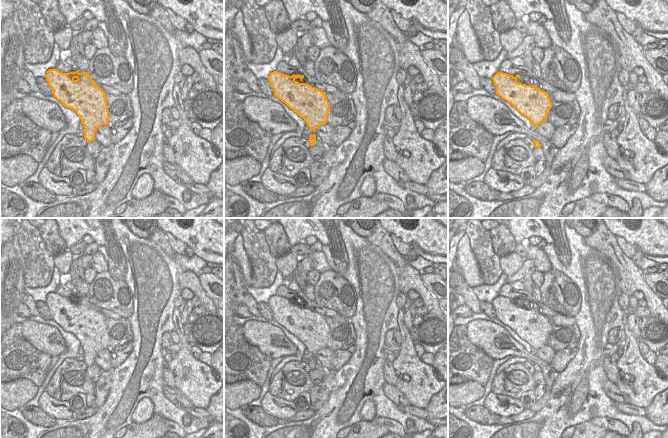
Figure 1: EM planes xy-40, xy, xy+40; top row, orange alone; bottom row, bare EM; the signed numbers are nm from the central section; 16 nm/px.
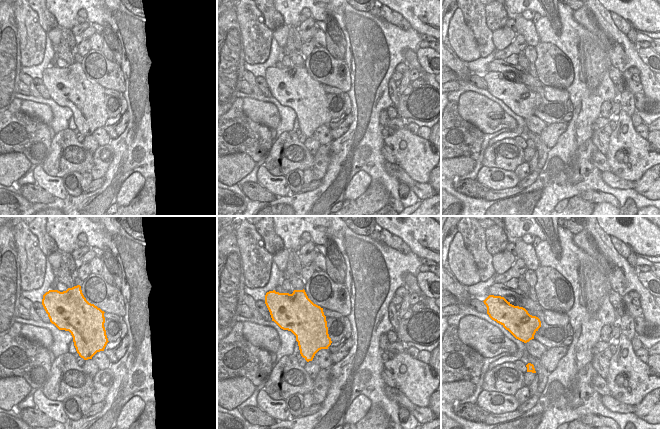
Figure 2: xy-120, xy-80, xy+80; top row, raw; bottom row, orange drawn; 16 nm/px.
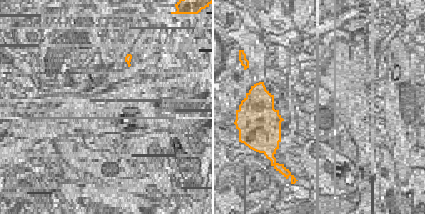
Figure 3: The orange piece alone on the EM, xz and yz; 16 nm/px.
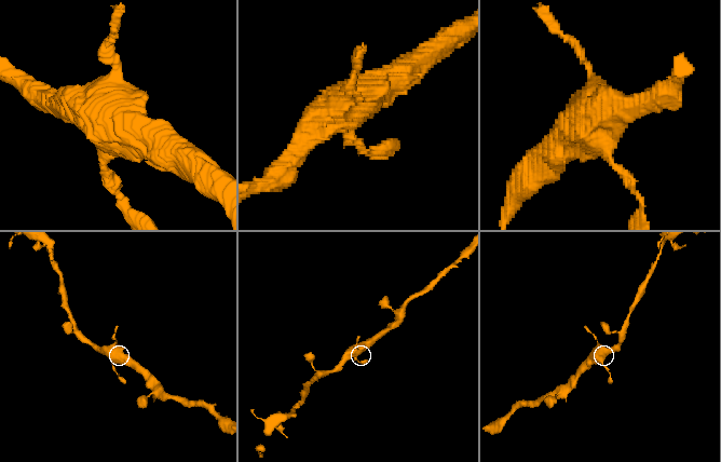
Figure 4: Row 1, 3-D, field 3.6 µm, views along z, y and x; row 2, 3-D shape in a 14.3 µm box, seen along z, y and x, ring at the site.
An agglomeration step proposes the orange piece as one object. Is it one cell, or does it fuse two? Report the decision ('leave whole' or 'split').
leave whole

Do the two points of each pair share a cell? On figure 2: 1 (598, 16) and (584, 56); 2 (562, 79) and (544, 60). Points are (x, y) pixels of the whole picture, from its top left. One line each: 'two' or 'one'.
1: two
2: one

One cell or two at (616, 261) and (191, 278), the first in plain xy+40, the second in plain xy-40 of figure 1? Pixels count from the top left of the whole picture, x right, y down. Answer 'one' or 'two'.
one

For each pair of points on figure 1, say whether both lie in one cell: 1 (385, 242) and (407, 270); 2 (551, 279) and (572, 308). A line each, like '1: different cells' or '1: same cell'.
1: same cell
2: same cell

